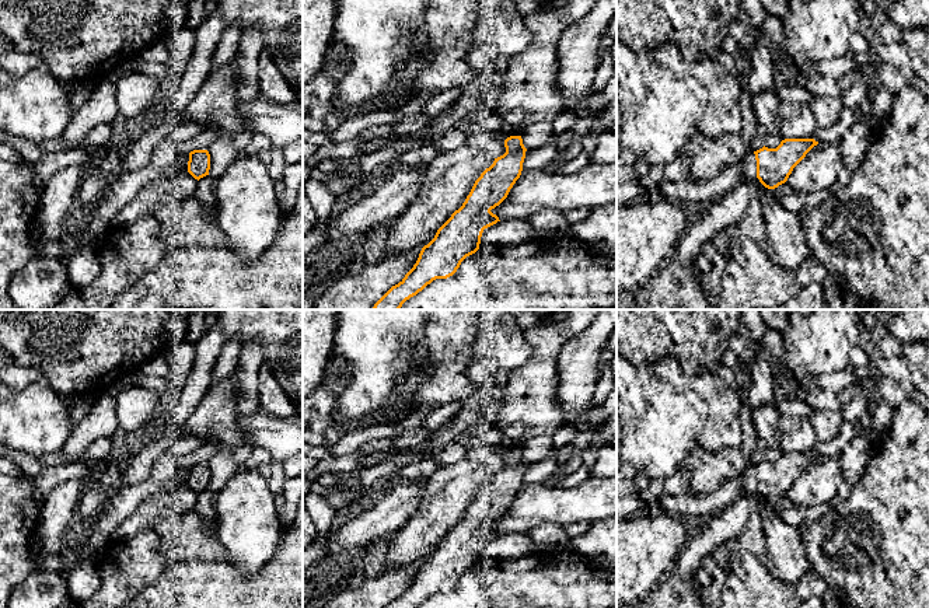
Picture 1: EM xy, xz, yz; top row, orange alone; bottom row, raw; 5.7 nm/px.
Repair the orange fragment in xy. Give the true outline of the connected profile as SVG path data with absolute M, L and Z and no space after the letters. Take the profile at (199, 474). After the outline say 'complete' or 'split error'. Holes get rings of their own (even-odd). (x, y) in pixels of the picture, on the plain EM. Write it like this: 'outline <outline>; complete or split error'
outline M193 464L189 467L188 486L195 492L200 493L209 489L210 483L210 468L207 464Z; complete

